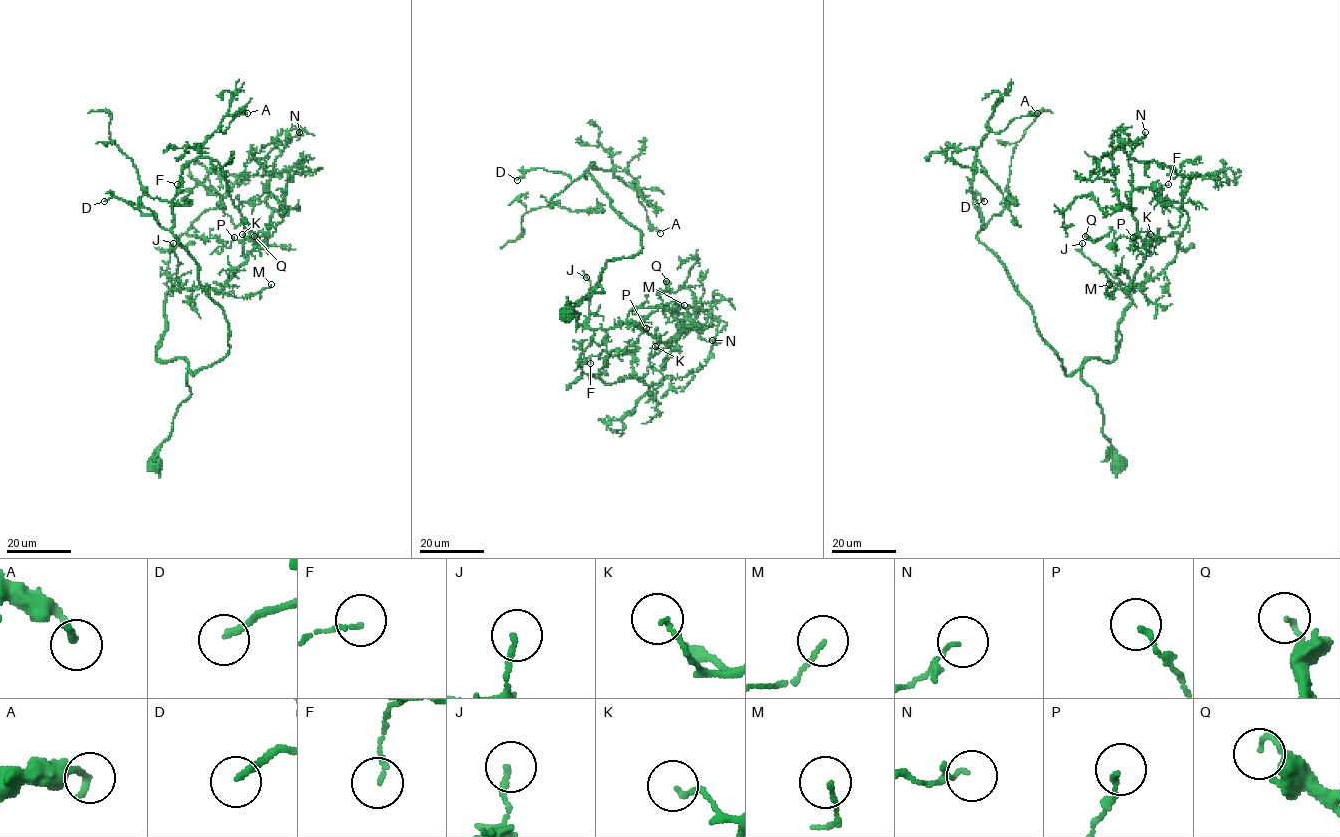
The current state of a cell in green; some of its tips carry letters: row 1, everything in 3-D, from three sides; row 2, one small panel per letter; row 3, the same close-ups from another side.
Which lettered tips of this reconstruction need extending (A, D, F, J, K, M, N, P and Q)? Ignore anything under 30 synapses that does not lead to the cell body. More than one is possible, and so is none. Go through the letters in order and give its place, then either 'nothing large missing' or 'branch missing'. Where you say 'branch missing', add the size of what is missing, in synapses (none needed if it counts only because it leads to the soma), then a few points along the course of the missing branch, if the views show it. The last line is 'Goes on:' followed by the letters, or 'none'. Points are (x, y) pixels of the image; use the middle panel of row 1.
A: (660, 233) | nothing large missing
D: (517, 180) | branch missing | 35 syn | (517, 180), (505, 179), (501, 184), (513, 203)
F: (590, 363) | nothing large missing
J: (586, 277) | nothing large missing
K: (655, 346) | nothing large missing
M: (684, 305) | nothing large missing
N: (712, 340) | nothing large missing
P: (646, 328) | nothing large missing
Q: (666, 281) | nothing large missing
Goes on: D

